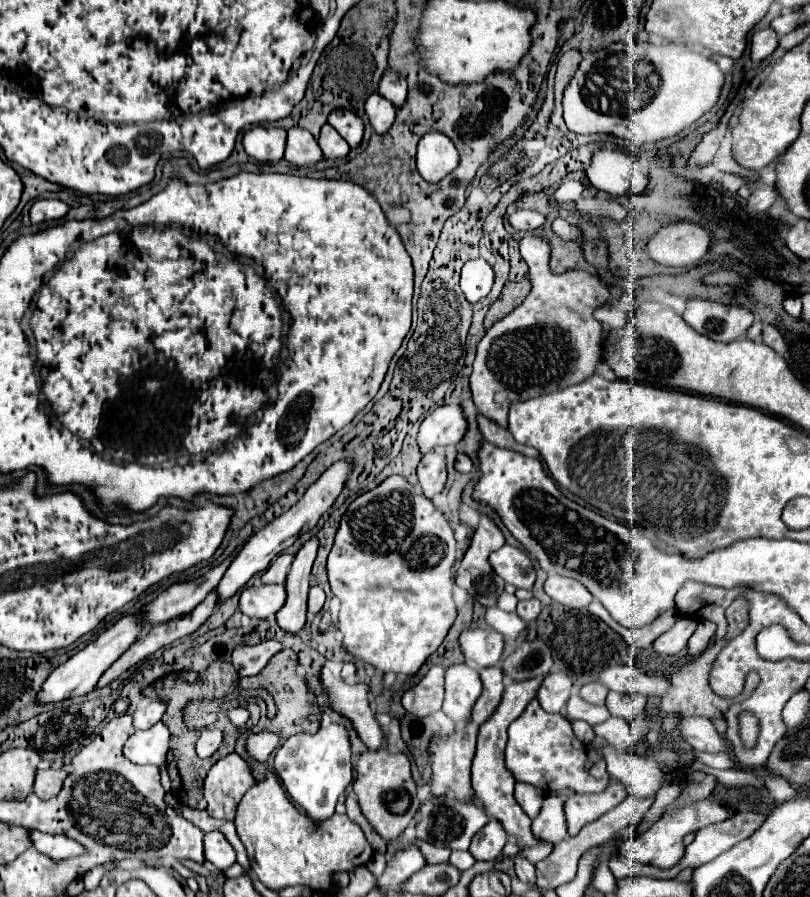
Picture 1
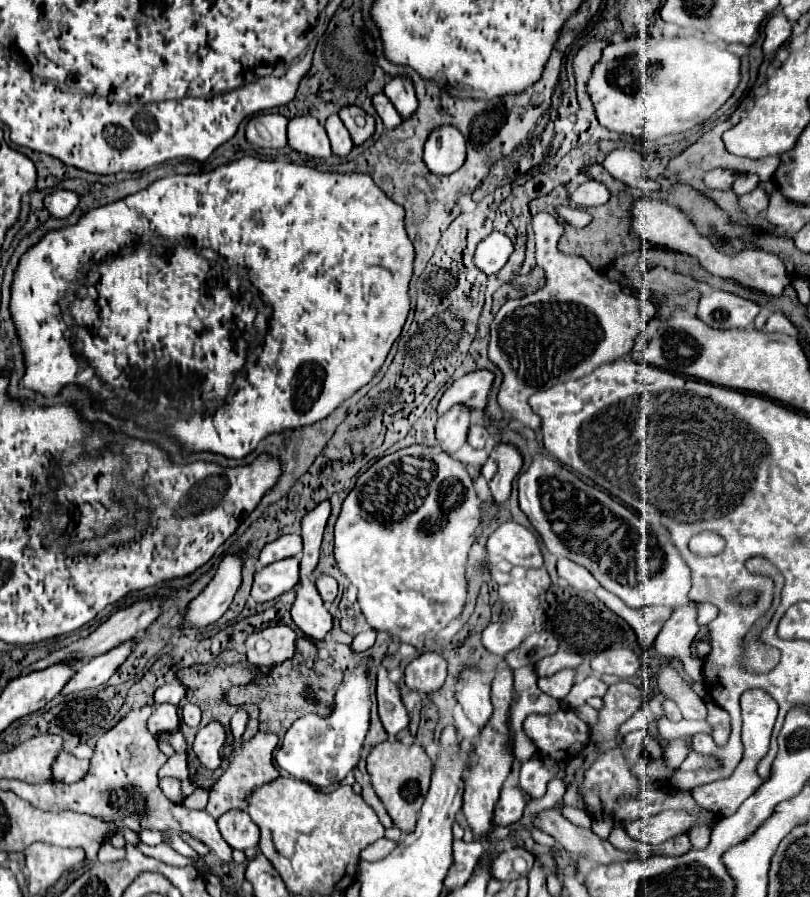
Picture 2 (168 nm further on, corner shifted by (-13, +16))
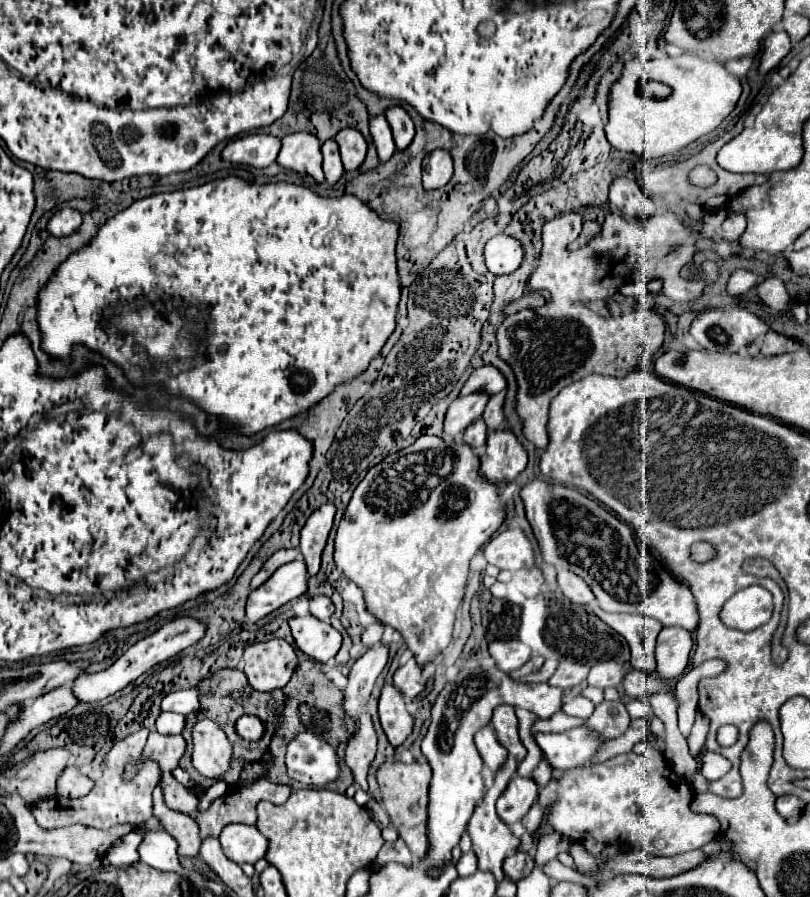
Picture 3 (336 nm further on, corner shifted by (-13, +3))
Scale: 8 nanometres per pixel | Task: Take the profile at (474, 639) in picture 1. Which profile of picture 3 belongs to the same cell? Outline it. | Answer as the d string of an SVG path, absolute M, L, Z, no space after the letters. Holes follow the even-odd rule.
M493 641L489 643L489 655L495 659L501 671L509 673L527 663L531 649L521 641Z

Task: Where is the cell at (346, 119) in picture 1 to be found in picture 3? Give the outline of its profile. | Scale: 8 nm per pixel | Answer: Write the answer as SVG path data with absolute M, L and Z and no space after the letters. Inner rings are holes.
M347 127L335 135L335 141L339 143L339 151L341 151L345 171L355 171L363 163L365 153L367 153L365 137L357 129Z

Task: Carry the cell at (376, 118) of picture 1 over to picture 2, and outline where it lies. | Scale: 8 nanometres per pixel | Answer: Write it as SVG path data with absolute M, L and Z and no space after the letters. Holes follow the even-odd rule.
M375 94L375 96L373 96L373 106L375 106L377 114L381 116L381 120L383 120L383 124L385 124L387 130L389 130L389 128L397 128L397 124L403 122L401 116L397 116L395 106L391 104L391 100L389 100L385 94Z

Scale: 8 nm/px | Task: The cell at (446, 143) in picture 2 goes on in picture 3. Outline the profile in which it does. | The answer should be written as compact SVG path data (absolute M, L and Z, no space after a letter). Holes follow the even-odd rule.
M435 149L423 159L423 187L439 189L453 177L453 159L445 149Z

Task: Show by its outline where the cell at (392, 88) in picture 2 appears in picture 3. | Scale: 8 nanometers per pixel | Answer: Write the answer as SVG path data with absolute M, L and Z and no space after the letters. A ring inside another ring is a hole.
M395 105L395 107L389 107L385 111L385 117L391 125L393 141L395 141L397 149L407 149L409 143L413 141L413 135L415 135L415 125L413 125L409 113L403 107Z

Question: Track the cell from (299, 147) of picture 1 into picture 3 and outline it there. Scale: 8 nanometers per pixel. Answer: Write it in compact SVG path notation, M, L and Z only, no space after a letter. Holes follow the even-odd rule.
M293 133L281 139L283 147L279 151L277 163L299 171L299 173L307 173L317 181L323 181L323 155L321 155L321 143L315 135L311 133Z

